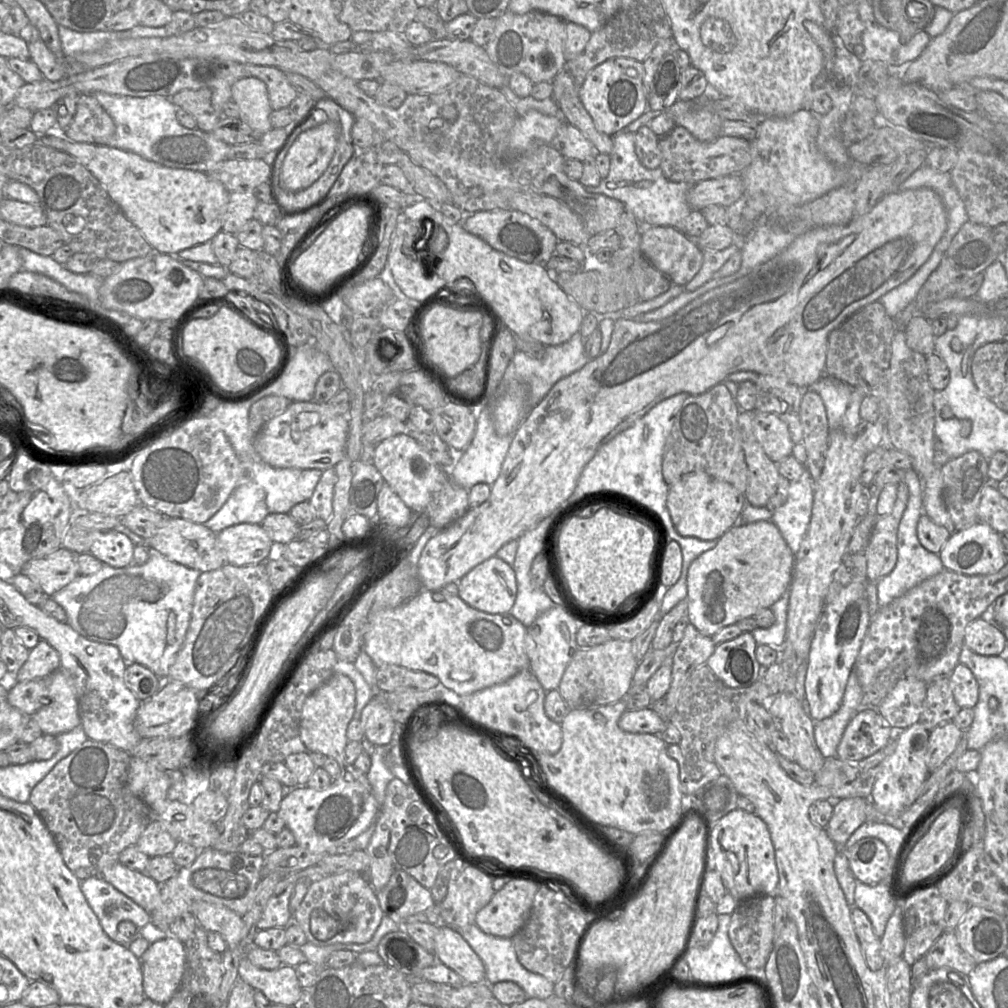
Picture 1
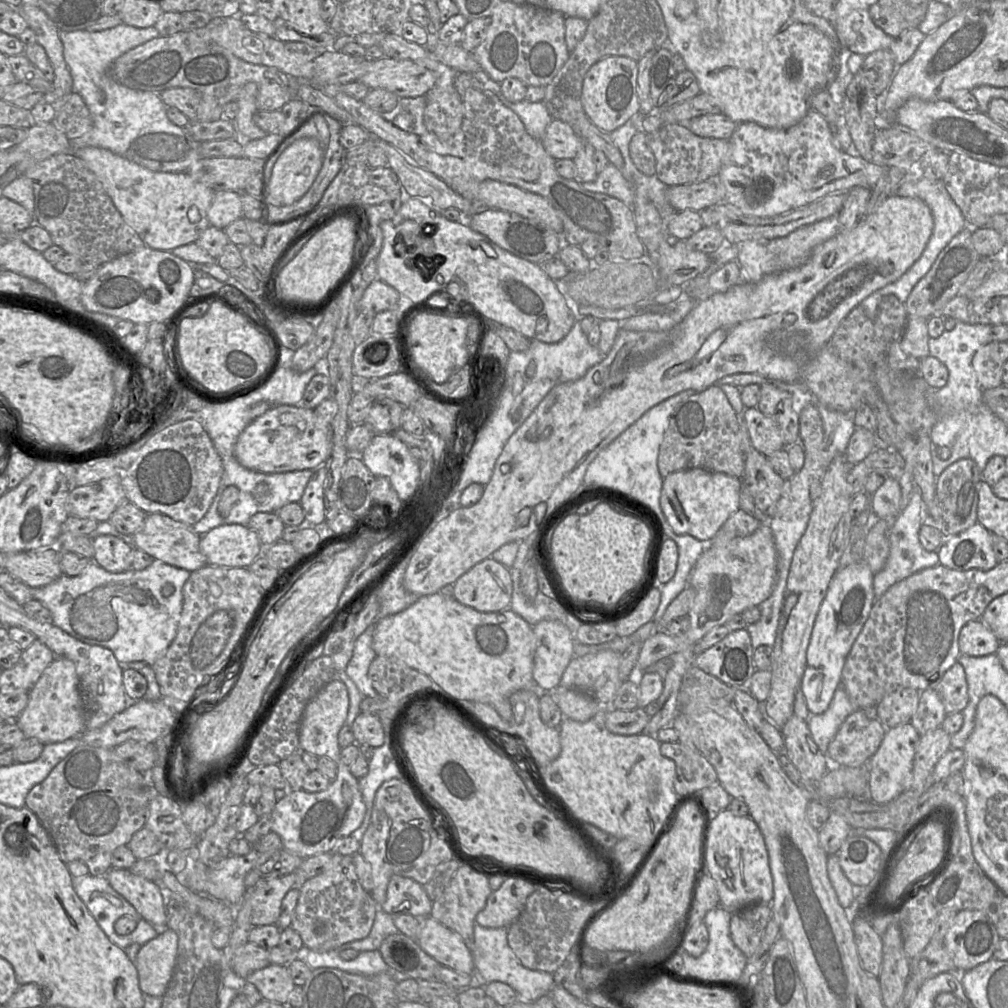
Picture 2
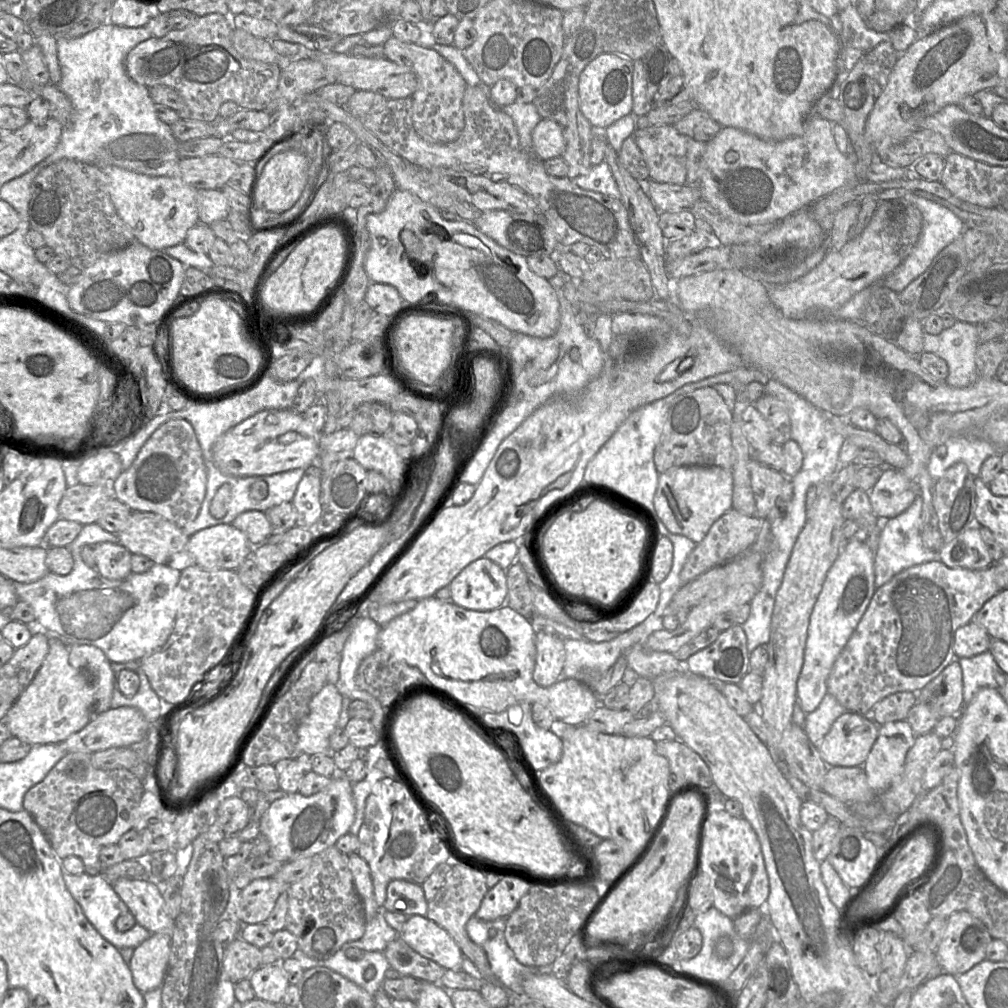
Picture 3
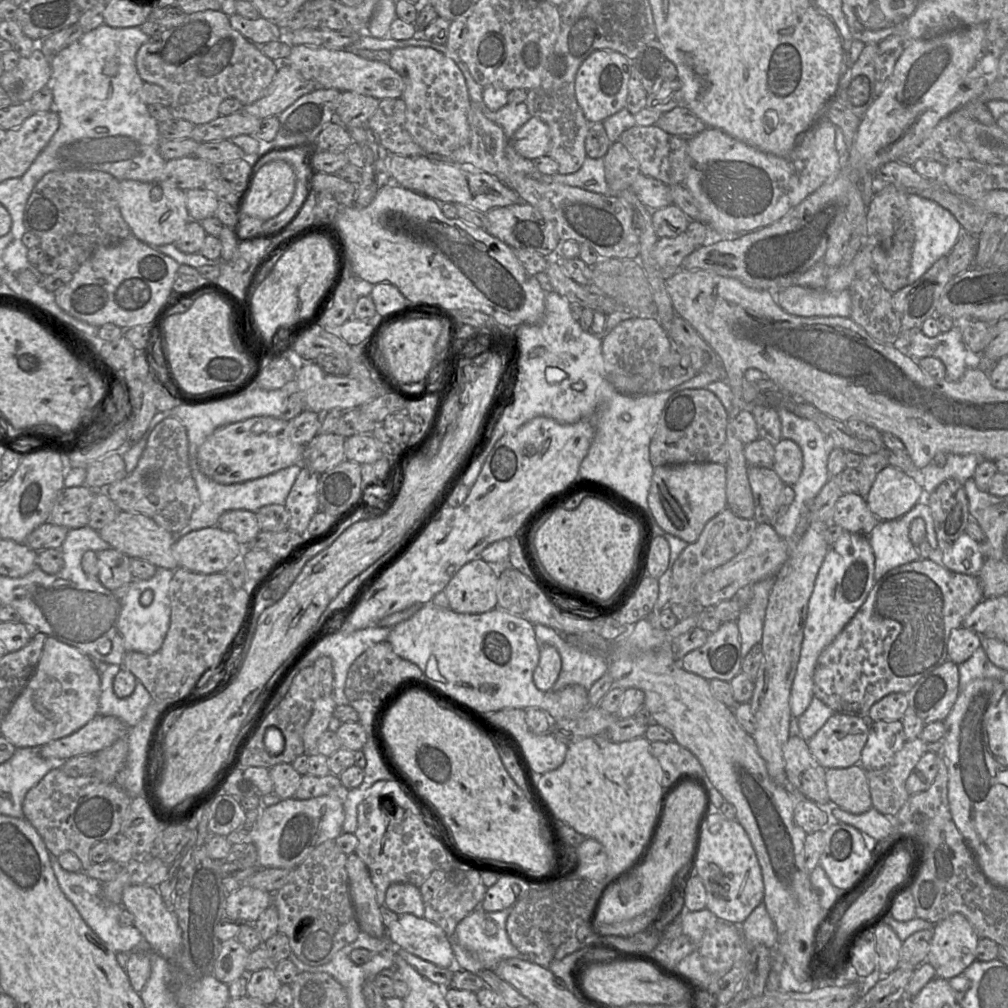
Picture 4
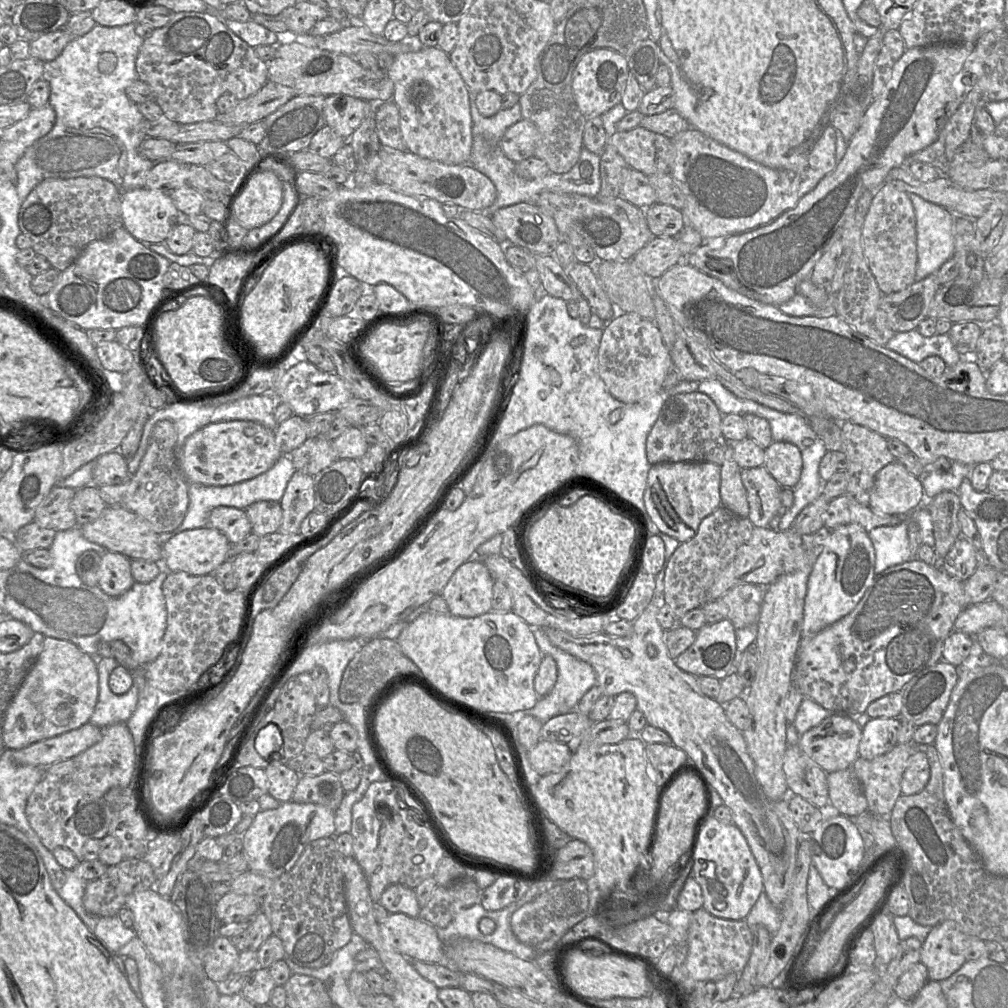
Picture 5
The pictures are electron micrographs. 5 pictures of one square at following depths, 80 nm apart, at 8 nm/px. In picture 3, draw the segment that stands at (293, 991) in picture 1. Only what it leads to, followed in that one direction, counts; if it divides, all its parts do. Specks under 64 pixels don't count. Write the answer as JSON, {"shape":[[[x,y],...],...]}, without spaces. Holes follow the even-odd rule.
{"shape":[[[280,965],[260,966],[249,976],[249,982],[257,999],[280,1005],[290,985]]]}

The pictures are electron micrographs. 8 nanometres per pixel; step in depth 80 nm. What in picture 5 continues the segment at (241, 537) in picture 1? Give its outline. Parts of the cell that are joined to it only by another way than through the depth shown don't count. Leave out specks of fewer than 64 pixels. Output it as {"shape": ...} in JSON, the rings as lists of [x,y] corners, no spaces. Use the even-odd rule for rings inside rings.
{"shape":[[[205,526],[183,531],[162,545],[163,568],[208,575],[230,557],[231,543],[220,531]]]}

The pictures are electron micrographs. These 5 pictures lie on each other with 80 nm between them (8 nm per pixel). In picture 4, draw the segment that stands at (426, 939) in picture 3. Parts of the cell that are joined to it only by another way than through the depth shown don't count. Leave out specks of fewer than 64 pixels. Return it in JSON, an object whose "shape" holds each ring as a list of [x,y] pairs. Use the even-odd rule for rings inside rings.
{"shape":[[[401,914],[396,922],[386,928],[386,936],[397,949],[403,949],[442,968],[455,967],[455,956],[450,938],[440,926],[425,918],[418,918],[412,914]]]}

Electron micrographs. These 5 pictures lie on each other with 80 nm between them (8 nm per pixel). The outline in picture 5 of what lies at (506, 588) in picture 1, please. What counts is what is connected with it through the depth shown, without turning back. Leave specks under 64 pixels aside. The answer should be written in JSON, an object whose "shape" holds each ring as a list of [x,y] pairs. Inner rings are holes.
{"shape":[[[472,558],[454,572],[441,595],[456,617],[477,617],[491,611],[494,578],[478,558]]]}

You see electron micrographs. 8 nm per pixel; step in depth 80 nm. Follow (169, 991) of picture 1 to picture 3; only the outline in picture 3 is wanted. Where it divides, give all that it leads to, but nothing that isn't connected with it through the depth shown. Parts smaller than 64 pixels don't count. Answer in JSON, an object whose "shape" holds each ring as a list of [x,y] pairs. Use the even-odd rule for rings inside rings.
{"shape":[[[152,934],[135,948],[129,967],[141,993],[160,987],[165,979],[171,952],[171,935]]]}

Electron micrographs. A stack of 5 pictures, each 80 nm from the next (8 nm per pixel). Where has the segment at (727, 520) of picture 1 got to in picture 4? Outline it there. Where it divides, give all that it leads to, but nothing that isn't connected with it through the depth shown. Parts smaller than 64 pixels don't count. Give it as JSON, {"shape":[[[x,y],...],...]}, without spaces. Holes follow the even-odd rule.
{"shape":[[[686,463],[655,467],[648,505],[662,530],[688,544],[694,543],[707,522],[727,508],[725,466],[716,463]]]}

